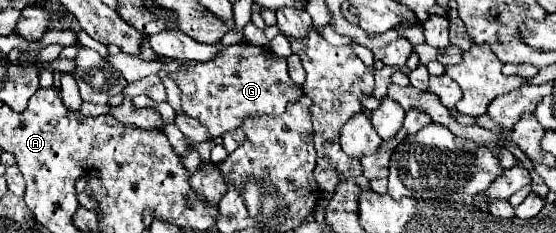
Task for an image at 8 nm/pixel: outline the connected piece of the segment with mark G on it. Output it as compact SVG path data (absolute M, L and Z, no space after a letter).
M251 43L231 45L215 61L203 65L187 63L169 77L181 87L183 111L207 127L211 137L221 137L225 131L241 127L249 115L279 115L289 101L301 95L301 87L287 73L285 57Z

